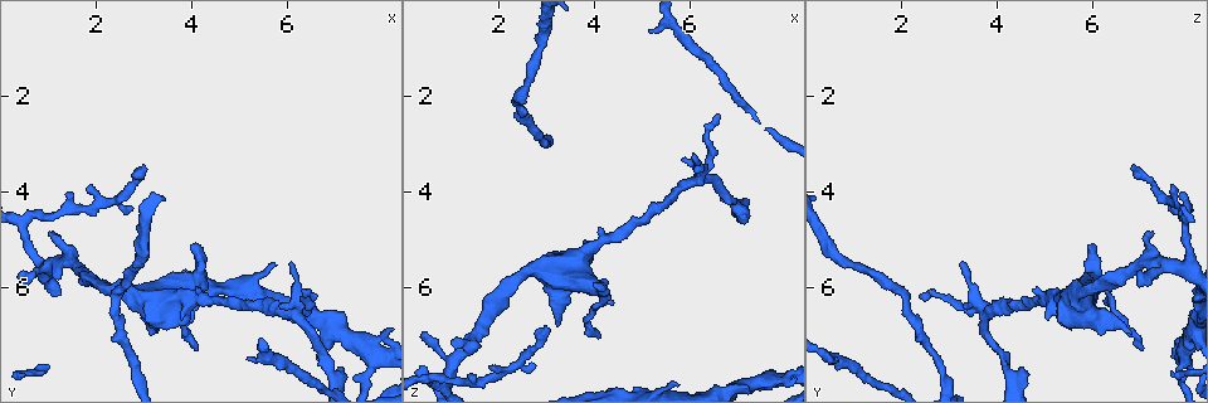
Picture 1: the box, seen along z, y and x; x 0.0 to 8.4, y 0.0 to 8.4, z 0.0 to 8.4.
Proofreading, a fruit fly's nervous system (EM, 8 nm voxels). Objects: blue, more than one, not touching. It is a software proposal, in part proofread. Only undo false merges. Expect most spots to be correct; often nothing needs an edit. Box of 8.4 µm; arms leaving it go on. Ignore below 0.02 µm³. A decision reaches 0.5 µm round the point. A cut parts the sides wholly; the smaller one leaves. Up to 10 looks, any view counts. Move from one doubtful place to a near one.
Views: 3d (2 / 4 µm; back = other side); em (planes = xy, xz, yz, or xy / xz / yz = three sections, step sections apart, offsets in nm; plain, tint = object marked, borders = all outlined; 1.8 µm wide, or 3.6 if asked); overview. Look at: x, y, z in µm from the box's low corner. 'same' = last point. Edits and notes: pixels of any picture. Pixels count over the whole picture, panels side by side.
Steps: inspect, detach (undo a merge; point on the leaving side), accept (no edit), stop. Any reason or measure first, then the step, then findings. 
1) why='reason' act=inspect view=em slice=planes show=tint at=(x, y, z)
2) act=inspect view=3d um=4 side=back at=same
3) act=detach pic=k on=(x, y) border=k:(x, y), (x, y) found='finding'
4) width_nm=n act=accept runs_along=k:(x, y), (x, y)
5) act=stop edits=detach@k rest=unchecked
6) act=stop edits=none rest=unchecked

why='sudden change in width' act=inspect view=em slice=yz step=8 show=tint at=(7.75, 7.40, 7.85)

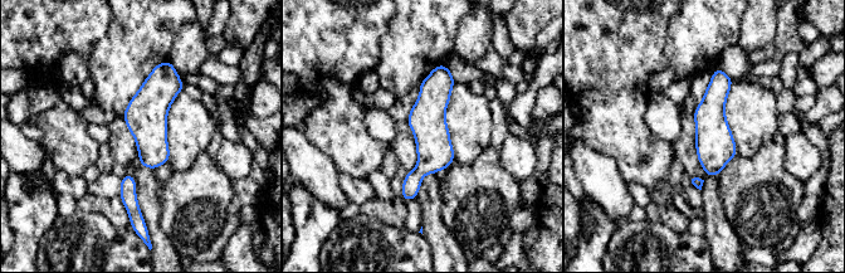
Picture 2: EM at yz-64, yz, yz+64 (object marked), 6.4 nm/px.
why='another direction' act=inspect view=em slice=planes show=tint at=same

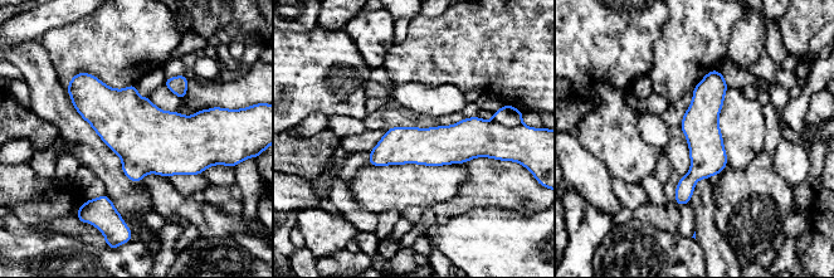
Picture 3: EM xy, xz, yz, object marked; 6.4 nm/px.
act=accept runs_along=3:(715, 73), (703, 165), (679, 201) found='continuous, no second neuron'

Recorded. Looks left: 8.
why='arms part here' act=inspect view=3d um=2 at=(6.15, 6.50, 3.75)

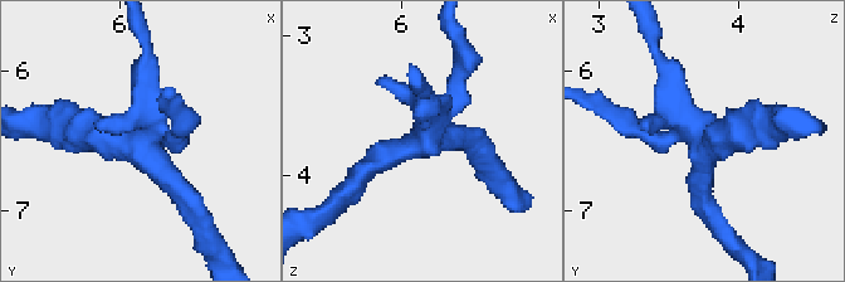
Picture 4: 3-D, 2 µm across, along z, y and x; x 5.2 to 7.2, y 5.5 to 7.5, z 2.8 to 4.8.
act=inspect view=em slice=planes show=tint at=(6.12, 6.56, 3.76)

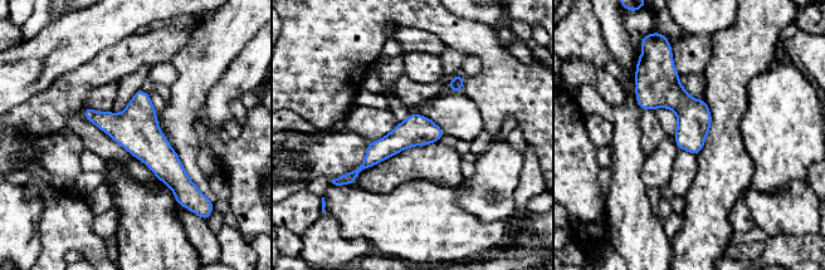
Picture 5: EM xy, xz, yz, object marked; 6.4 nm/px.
width_nm=200 act=accept found='all the same neuron'

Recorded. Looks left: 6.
act=inspect view=3d um=4 at=(4.10, 5.90, 6.05)

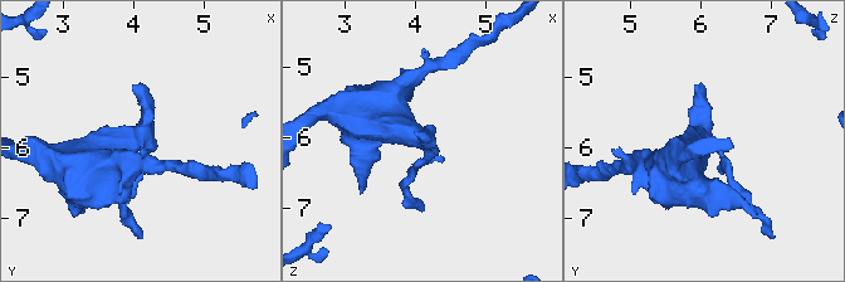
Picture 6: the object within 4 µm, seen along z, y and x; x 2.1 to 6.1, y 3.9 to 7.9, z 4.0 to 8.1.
why='need the tissue' act=inspect view=em um=3.6 slice=planes show=plain at=(4.15, 5.95, 6.10)

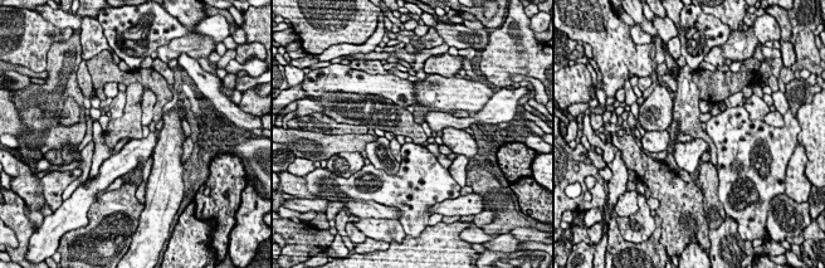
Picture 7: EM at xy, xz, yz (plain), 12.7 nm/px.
why='with the object marked' act=inspect view=em um=3.6 slice=planes show=tint at=same

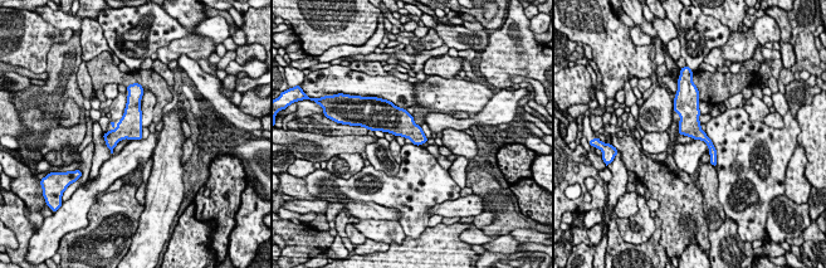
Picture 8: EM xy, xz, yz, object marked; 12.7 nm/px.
act=accept runs_along=8:(693, 96), (692, 126), (710, 145), (713, 160) found='continuous, no second neuron'

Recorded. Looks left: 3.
why='abrupt turn' act=inspect view=3d um=4 at=(0.90, 5.50, 7.95)

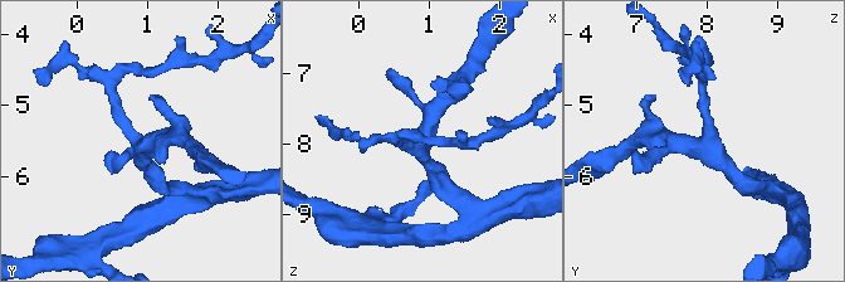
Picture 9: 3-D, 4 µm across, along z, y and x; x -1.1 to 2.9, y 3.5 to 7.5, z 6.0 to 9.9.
why='need the tissue' act=inspect view=em slice=xy step=4 show=tint at=(0.90, 5.55, 7.95)

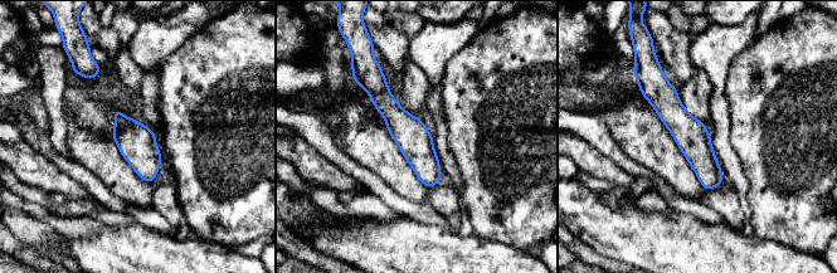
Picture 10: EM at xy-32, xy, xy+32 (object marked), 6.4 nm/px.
act=inspect view=em slice=planes show=tint at=same

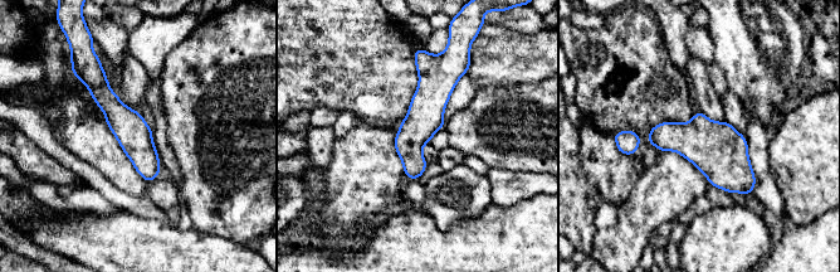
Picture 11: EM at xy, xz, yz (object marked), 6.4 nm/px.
width_nm=220 act=accept runs_along=11:(97, 71), (149, 178) found='continuous, no second neuron'

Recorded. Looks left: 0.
act=stop edits=none rest=unchecked

